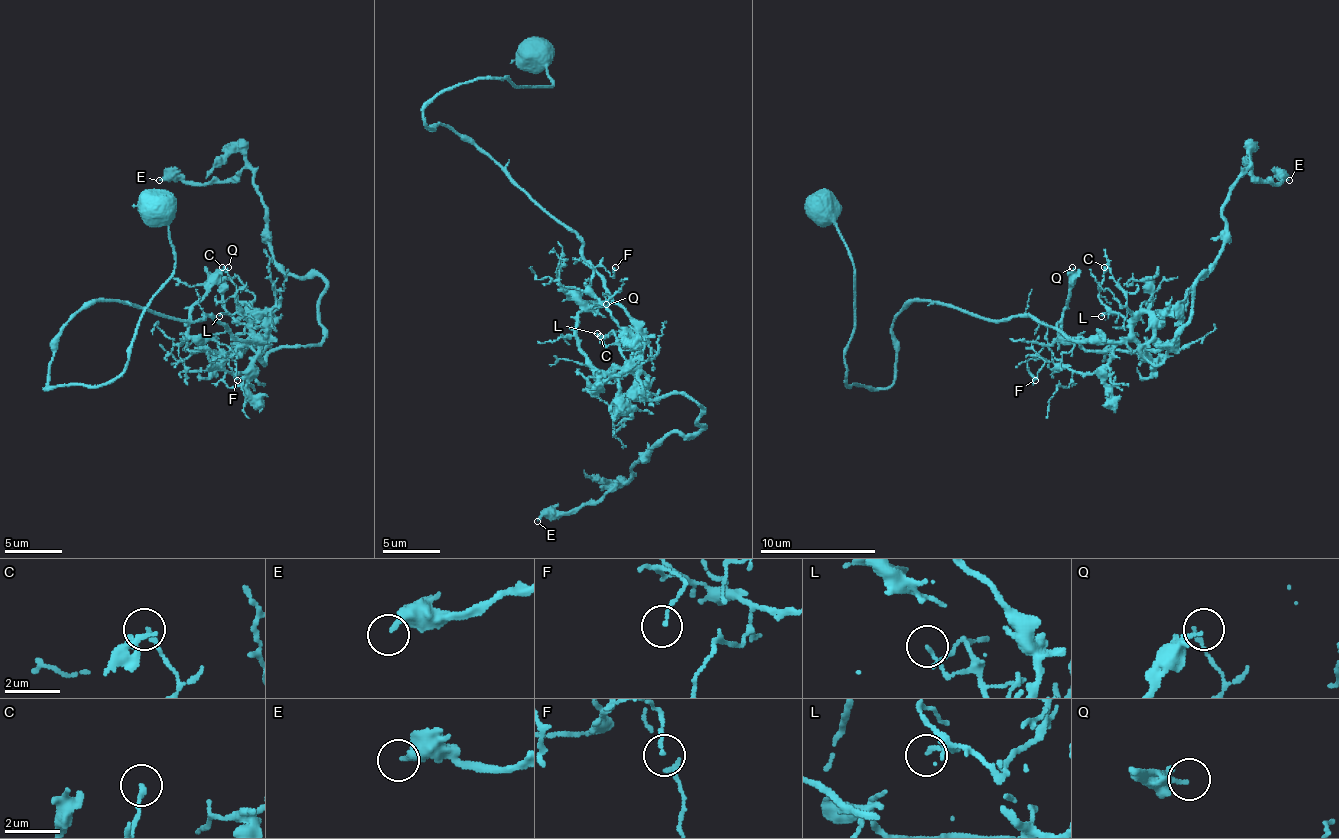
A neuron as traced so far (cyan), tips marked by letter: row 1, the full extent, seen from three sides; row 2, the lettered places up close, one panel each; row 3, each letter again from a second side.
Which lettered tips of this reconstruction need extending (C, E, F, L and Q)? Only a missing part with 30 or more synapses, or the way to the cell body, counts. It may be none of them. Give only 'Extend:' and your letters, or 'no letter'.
Extend: no letter

